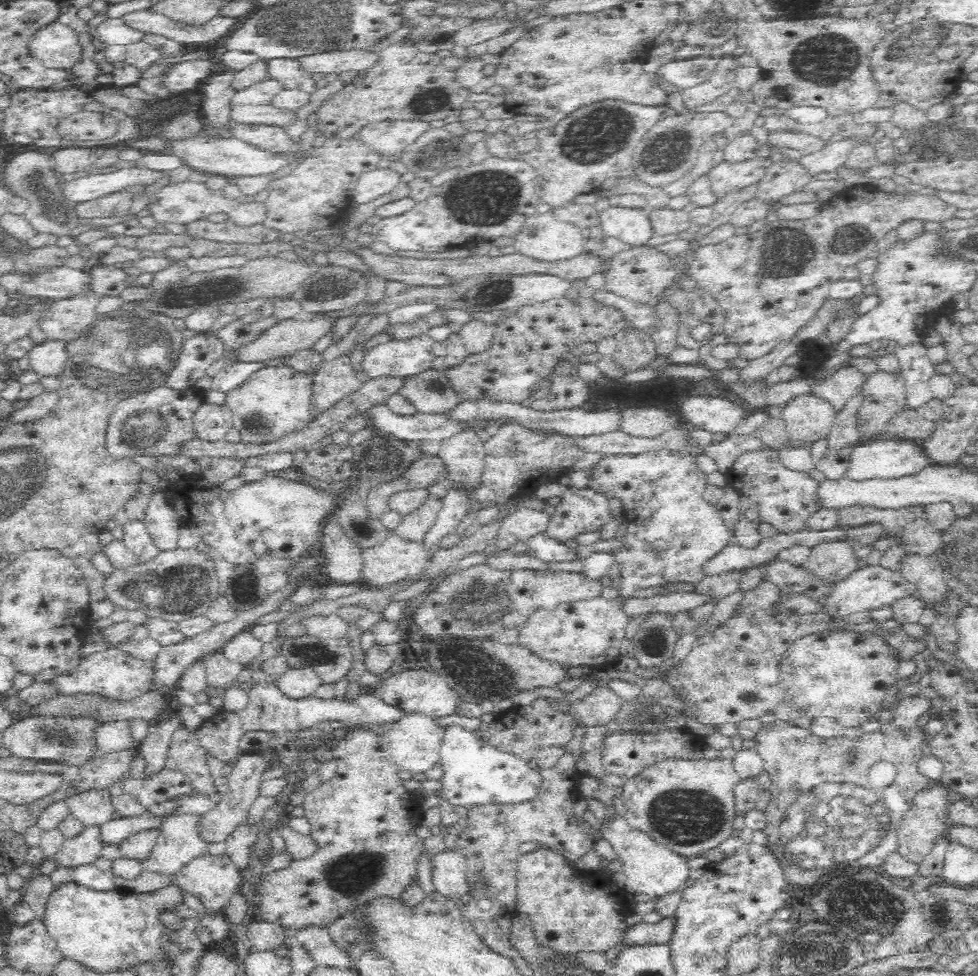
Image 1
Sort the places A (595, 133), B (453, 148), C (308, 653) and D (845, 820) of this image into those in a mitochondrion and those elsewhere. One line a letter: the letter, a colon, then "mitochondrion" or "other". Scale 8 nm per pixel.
A: mitochondrion
B: other
C: mitochondrion
D: mitochondrion

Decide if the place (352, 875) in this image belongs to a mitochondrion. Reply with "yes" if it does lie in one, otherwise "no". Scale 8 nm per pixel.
yes

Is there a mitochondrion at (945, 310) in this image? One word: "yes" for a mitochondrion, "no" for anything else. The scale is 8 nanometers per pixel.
no

